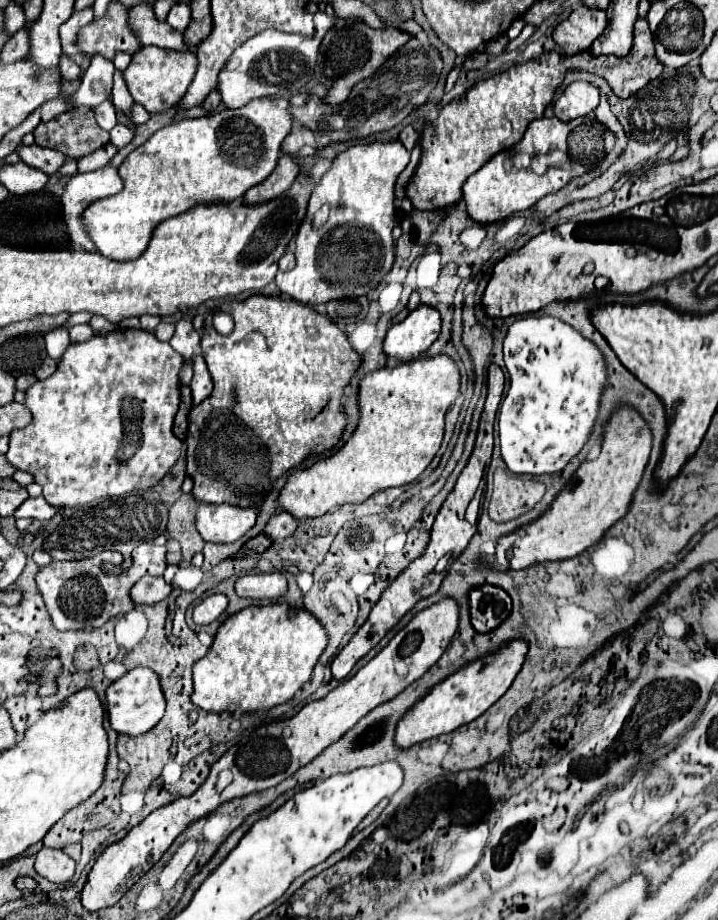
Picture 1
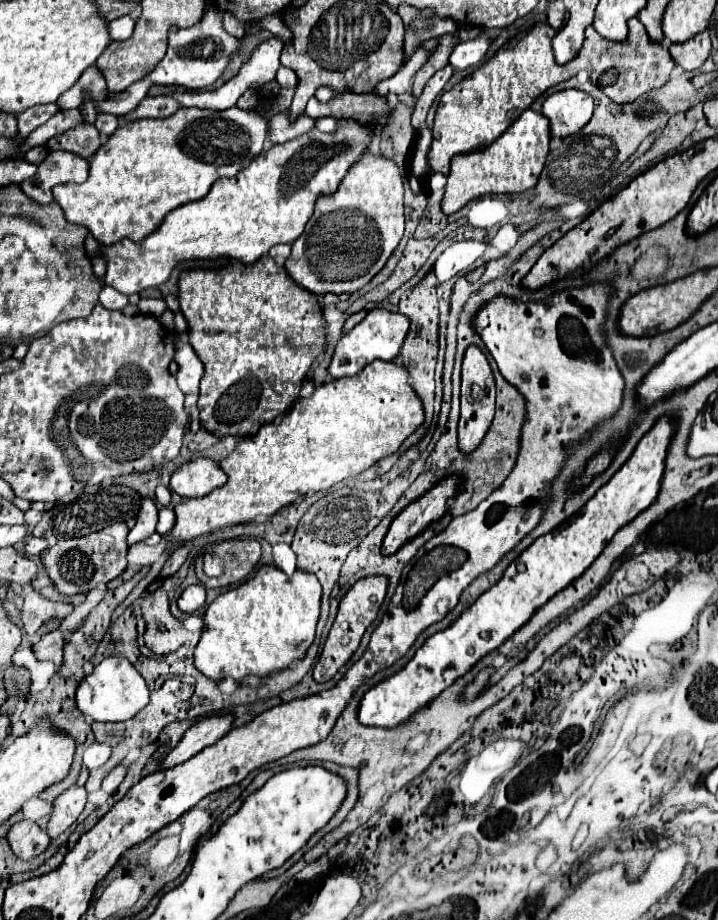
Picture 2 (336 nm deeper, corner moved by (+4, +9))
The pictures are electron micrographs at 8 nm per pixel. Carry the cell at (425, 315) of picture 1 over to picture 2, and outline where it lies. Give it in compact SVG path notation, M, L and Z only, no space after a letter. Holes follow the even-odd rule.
M379 307L371 309L367 313L367 317L357 327L353 327L349 333L345 333L339 339L339 343L335 345L335 355L333 355L329 373L335 379L341 379L341 377L351 377L351 375L359 373L365 365L369 365L375 359L393 361L399 355L401 345L405 343L409 327L411 327L409 317L403 317L401 313L391 313L391 311L385 311Z

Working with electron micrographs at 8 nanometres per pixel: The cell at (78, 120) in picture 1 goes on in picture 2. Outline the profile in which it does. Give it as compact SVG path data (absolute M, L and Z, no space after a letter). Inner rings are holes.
M82 122L77 127L69 129L67 133L55 135L47 141L47 147L51 151L63 149L63 151L71 151L83 158L93 157L95 151L101 147L101 137L99 131L95 129L95 125Z

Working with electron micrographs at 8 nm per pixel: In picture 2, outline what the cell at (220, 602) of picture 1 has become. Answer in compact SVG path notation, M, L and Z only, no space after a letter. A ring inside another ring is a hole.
M191 585L191 587L187 587L181 593L177 605L179 605L179 609L183 613L195 613L195 611L199 611L205 605L205 587L203 585Z

